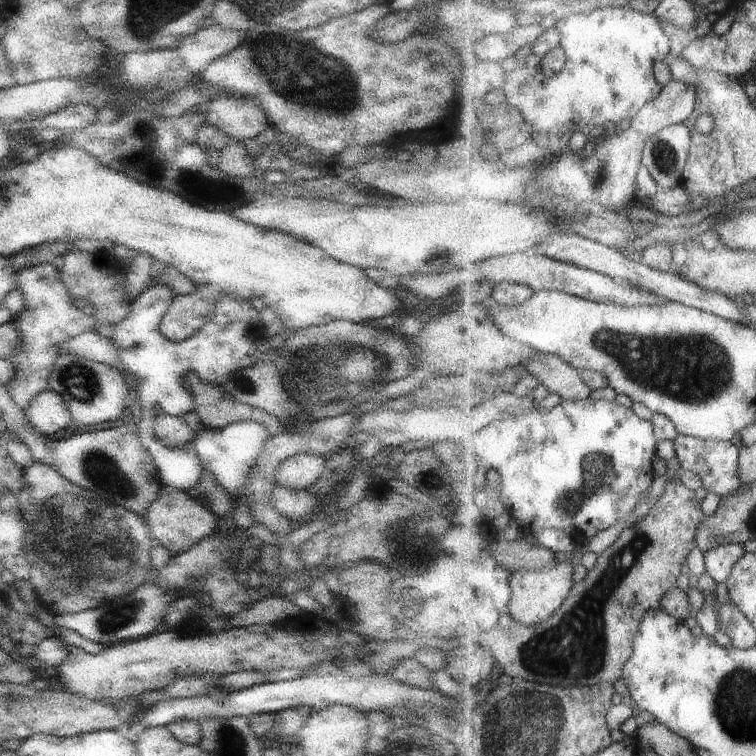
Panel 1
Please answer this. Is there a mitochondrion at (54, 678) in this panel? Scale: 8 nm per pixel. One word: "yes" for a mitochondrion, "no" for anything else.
no

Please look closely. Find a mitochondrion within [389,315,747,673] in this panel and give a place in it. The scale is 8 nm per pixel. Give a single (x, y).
(695, 370)

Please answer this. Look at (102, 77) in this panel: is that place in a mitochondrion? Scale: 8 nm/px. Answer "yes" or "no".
no

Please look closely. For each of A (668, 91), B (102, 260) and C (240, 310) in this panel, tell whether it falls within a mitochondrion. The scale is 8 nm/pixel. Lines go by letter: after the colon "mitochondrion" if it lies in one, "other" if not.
A: other
B: other
C: other

